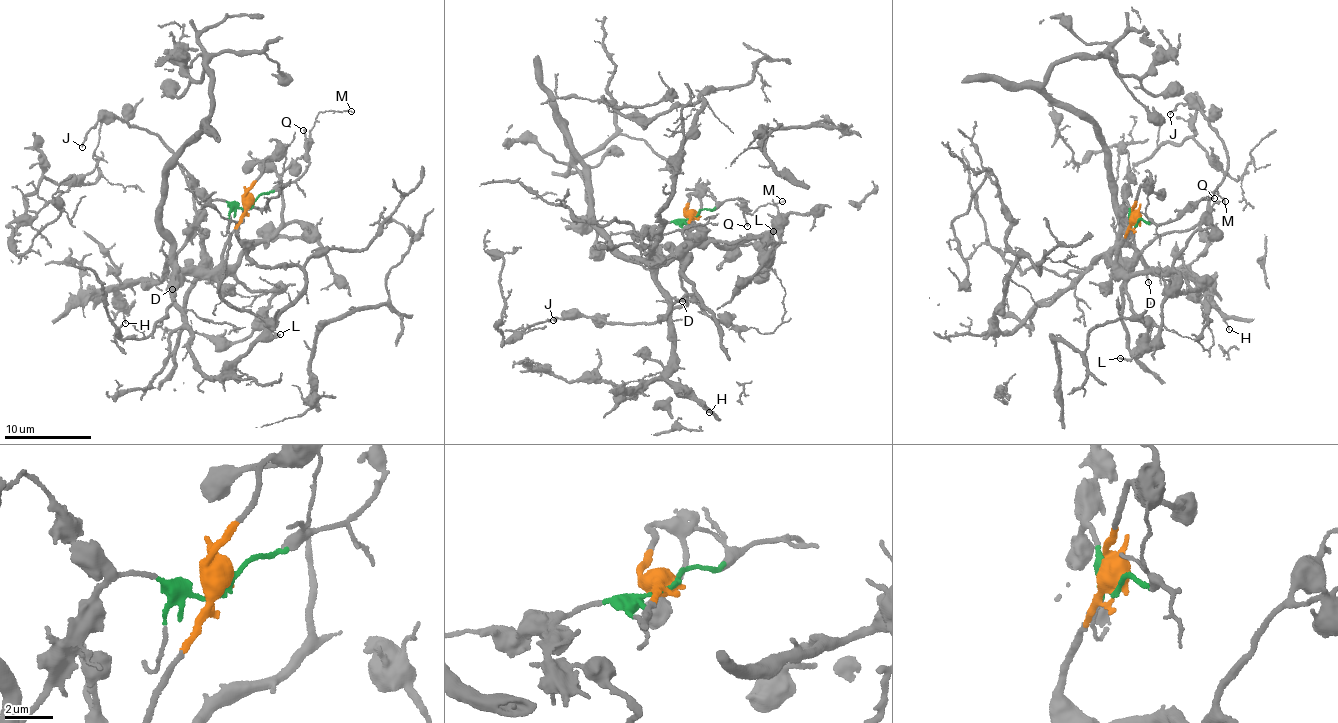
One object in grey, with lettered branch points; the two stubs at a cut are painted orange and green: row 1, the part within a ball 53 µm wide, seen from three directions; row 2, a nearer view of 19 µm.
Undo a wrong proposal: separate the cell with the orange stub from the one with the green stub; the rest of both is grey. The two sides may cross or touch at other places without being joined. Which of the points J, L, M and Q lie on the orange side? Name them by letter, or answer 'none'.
J, L

